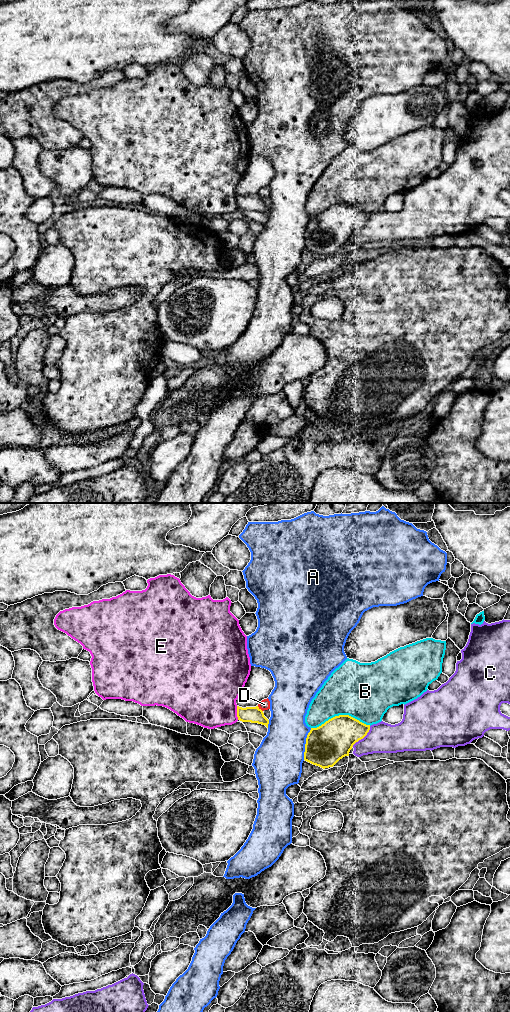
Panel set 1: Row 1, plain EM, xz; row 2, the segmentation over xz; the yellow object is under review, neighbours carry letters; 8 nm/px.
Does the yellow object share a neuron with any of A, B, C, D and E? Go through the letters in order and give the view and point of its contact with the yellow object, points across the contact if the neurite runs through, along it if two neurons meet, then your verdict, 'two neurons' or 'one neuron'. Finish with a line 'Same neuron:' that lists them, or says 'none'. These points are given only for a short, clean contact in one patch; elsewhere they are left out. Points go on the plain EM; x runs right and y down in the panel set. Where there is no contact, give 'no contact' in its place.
A: xz (305, 232) | two neurons
B: xz (340, 203) | two neurons
C: xz (363, 225) | two neurons
D: xz (260, 197) | along xz (257, 194), (262, 199) | two neurons
E: xz (237, 201) | two neurons
Same neuron: none

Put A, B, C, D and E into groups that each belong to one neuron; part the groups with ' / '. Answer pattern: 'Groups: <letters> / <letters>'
Groups: A / B / C / D / E

